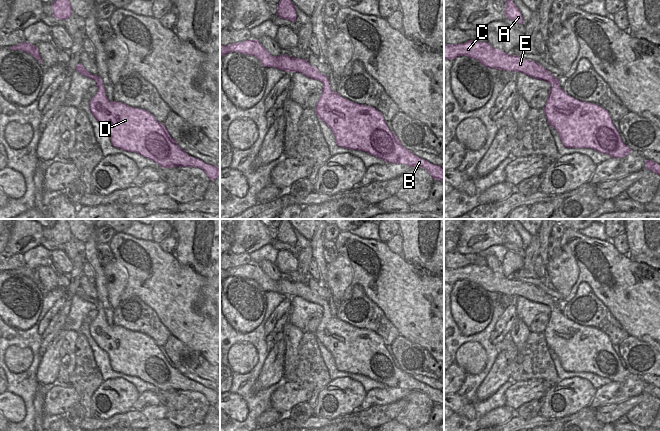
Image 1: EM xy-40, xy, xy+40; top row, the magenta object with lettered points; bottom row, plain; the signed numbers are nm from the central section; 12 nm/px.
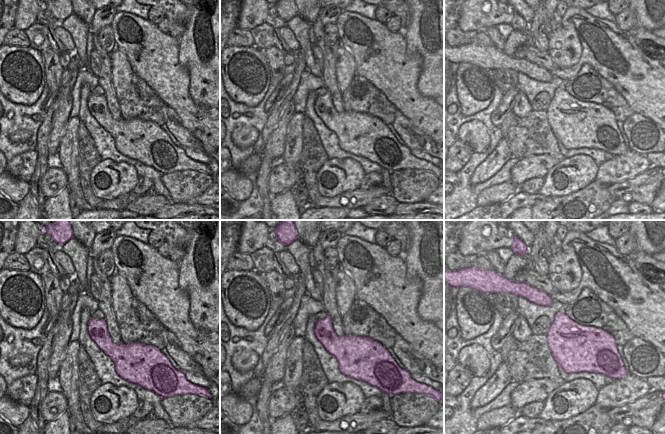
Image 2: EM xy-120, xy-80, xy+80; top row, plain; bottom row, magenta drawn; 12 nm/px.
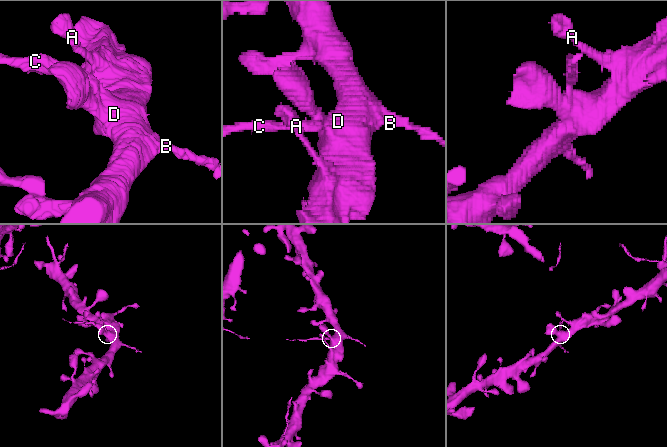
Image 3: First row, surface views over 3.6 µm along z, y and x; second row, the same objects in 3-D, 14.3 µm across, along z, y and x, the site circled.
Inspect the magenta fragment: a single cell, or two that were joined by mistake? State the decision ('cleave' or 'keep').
cleave

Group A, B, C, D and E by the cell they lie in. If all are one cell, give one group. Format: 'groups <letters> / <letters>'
groups A B D / C E

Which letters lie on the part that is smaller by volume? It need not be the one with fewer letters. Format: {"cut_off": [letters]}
{"cut_off": ["C", "E"]}

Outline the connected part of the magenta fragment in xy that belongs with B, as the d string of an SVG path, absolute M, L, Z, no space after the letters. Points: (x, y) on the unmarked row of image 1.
M328 309L323 310L314 334L332 354L339 371L367 376L386 387L421 391L434 404L444 406L444 391L432 388L404 372L396 358L389 354L382 337L375 332L354 327L332 316Z

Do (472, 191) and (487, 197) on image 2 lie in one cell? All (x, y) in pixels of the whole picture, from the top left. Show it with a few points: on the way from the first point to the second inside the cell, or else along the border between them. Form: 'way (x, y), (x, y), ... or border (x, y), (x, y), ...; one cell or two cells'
border (500, 184), (484, 188), (477, 197), (476, 205); two cells

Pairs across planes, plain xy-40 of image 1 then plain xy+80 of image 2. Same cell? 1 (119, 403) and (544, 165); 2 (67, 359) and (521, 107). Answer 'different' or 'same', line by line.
1: different
2: same

